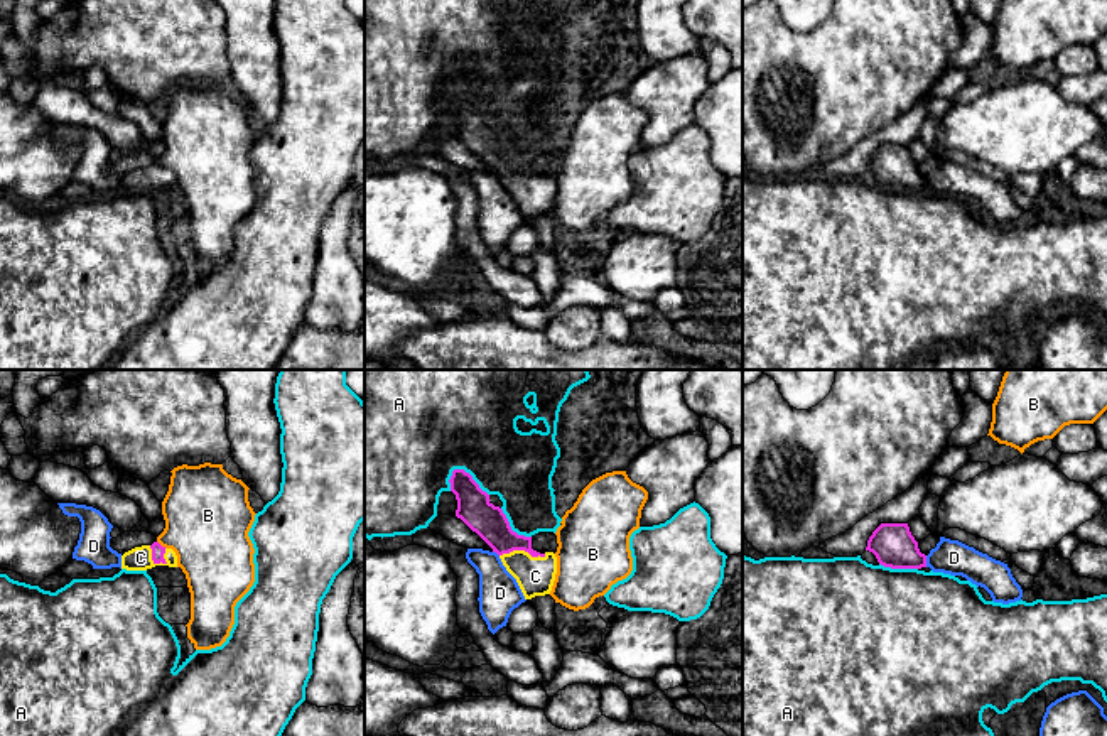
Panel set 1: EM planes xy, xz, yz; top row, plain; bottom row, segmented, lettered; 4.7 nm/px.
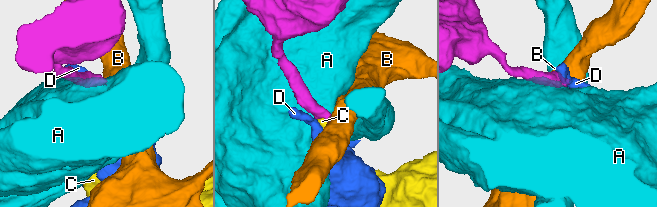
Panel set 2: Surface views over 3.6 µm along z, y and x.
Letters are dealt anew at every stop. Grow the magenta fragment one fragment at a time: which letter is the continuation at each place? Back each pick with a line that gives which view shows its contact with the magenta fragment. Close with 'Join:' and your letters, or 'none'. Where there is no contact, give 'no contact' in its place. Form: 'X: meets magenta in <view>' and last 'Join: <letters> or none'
C: meets magenta in xz
Join: C

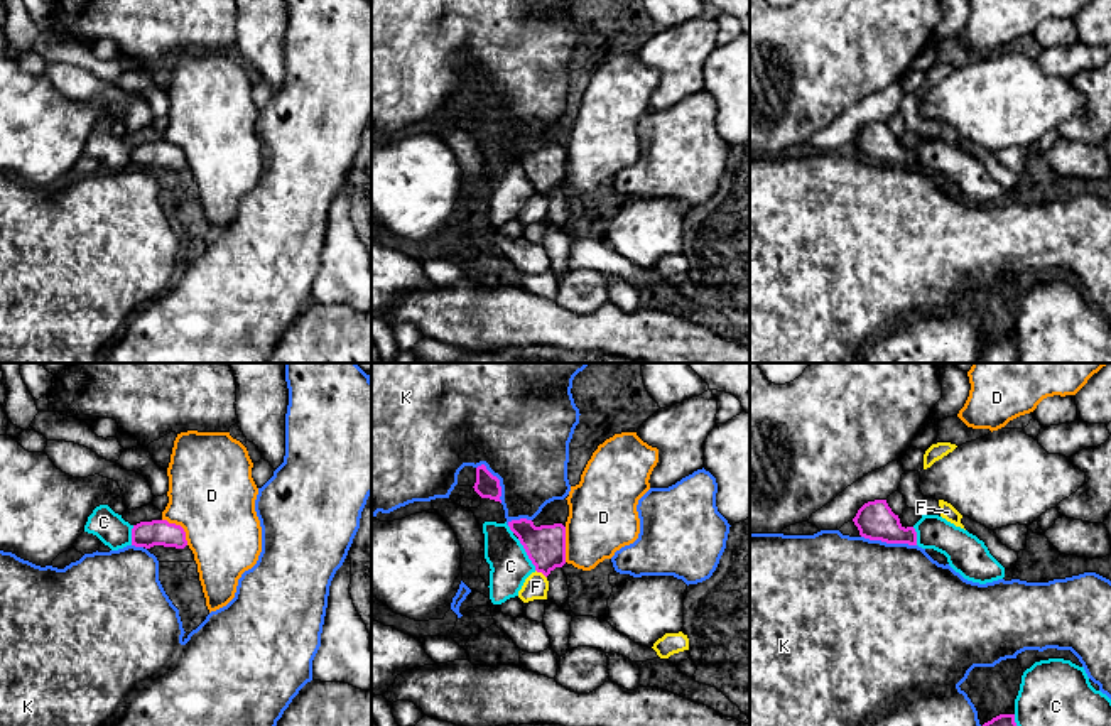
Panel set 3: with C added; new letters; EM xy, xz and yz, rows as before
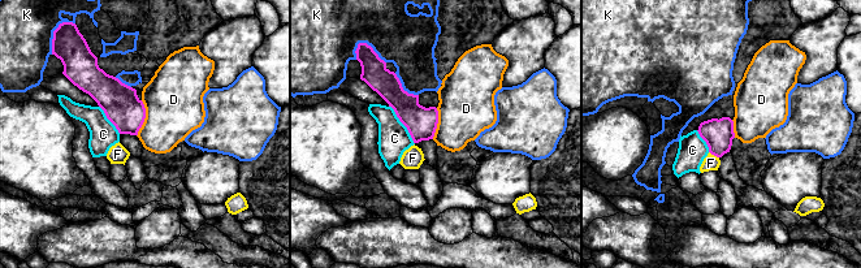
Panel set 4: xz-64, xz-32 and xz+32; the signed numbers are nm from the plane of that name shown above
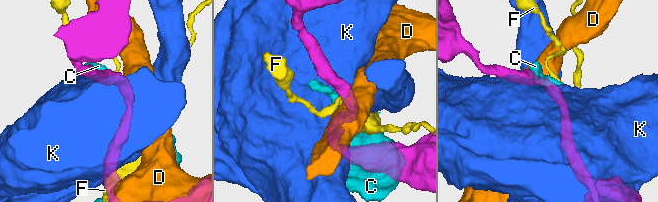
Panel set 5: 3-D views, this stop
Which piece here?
Join: none

